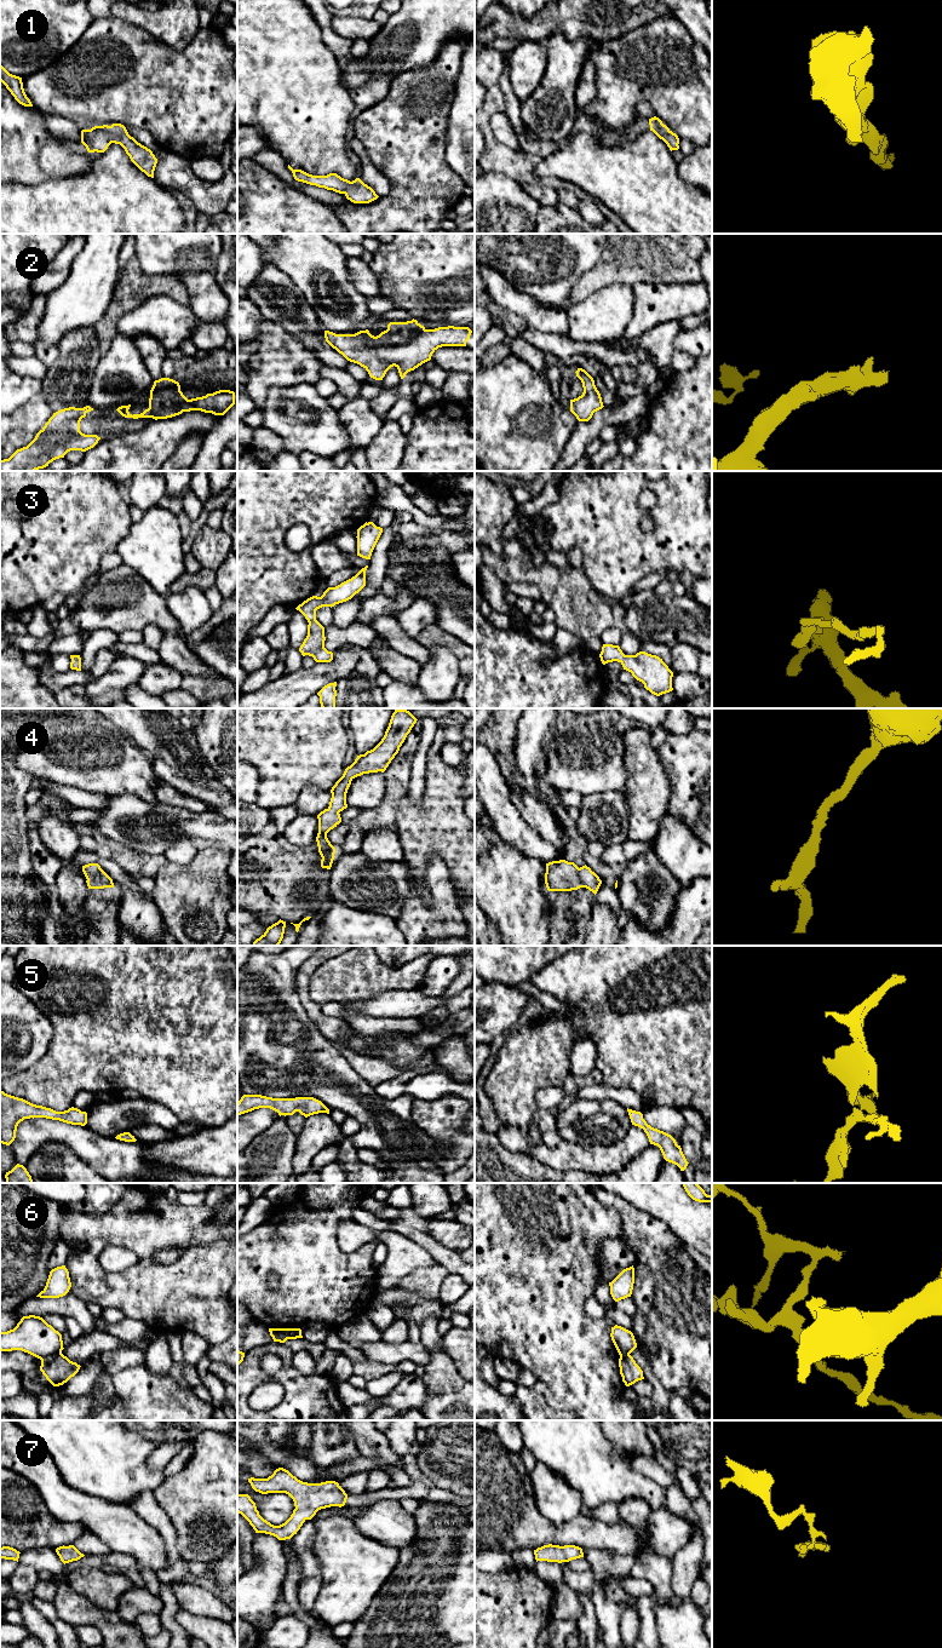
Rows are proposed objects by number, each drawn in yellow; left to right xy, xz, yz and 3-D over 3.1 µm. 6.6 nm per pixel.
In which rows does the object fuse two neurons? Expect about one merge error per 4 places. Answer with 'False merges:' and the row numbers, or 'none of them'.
False merges: 6

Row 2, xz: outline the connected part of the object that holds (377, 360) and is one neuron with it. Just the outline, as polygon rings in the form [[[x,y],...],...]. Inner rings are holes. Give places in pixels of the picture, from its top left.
[[[417,320],[407,322],[390,322],[387,329],[374,337],[368,329],[355,334],[335,334],[324,331],[326,341],[341,354],[347,361],[363,367],[371,378],[383,380],[391,367],[398,369],[401,379],[410,371],[431,360],[432,354],[442,346],[466,346],[472,331],[469,327],[438,327],[426,329]]]

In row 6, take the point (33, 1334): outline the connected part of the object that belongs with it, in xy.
[[[23,1316],[13,1330],[0,1332],[0,1350],[22,1350],[38,1359],[62,1354],[62,1334],[42,1317]]]

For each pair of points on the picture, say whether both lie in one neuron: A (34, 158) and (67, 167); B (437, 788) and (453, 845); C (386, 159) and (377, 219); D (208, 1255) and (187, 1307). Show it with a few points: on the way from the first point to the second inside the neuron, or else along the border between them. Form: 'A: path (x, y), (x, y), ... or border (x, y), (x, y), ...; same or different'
A: path (42, 158), (58, 161); same
B: path (442, 803), (442, 825), (448, 831); same
C: path (397, 173), (397, 199), (391, 205); same
D: path (208, 1268), (189, 1293); same

